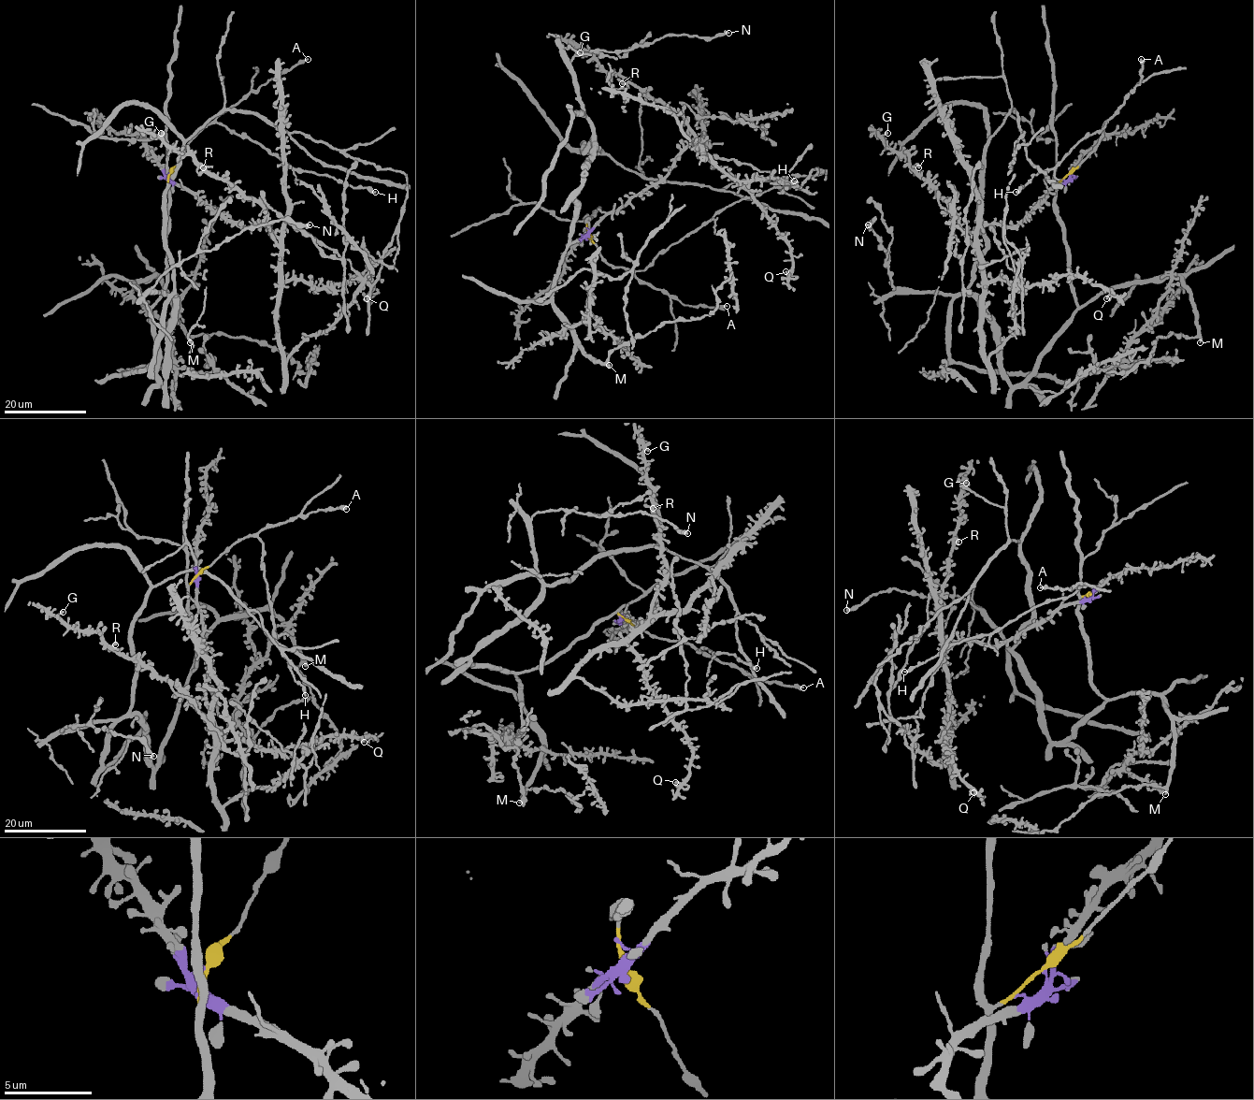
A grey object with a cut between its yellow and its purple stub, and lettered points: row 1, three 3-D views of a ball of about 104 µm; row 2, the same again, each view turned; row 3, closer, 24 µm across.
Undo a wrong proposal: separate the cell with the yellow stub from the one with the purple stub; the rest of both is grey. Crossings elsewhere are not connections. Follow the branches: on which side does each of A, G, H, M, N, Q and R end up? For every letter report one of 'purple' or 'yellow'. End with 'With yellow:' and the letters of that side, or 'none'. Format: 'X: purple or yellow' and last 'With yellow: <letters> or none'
A: yellow
G: purple
H: yellow
M: yellow
N: yellow
Q: purple
R: purple
With yellow: A, H, M, N

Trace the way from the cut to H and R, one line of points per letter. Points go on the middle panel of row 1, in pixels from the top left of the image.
H: (588, 234), (608, 264), (643, 270), (660, 253), (695, 232), (727, 207), (772, 188), (788, 185), (794, 180)
R: (588, 234), (608, 213), (655, 185), (674, 159), (698, 139), (679, 112), (653, 100), (625, 79), (622, 83)

